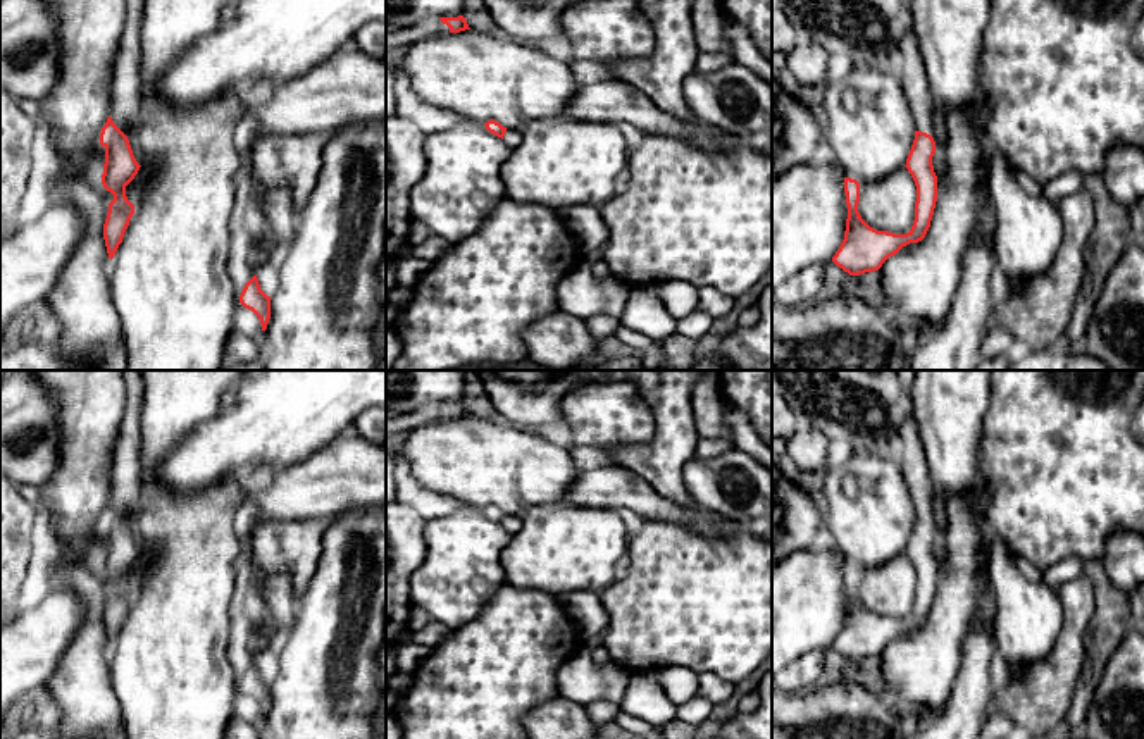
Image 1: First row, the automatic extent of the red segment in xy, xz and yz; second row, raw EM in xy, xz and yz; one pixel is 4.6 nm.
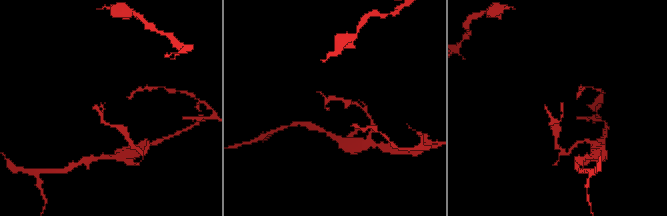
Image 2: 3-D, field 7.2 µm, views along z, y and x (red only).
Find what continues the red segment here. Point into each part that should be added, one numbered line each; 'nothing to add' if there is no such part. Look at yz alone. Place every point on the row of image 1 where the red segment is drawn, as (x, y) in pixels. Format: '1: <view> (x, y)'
1: yz (903, 61)

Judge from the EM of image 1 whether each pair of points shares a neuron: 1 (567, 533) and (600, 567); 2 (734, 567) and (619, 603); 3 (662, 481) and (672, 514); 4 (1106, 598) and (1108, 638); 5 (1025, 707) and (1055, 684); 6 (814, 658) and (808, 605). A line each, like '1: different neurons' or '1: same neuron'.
1: same neuron
2: same neuron
3: different neurons
4: same neuron
5: same neuron
6: different neurons

